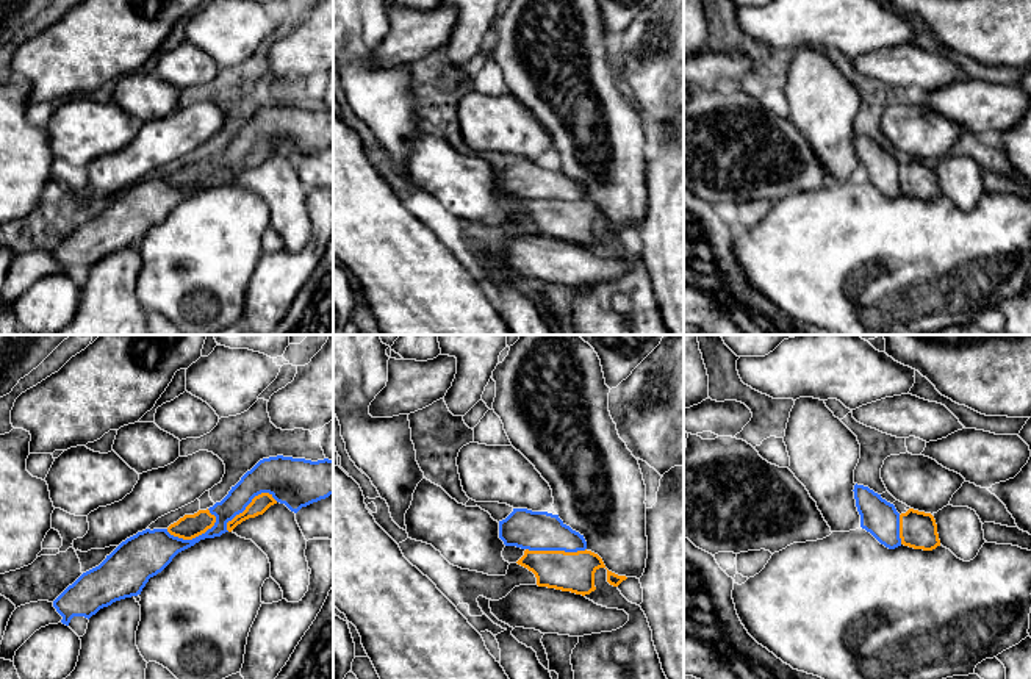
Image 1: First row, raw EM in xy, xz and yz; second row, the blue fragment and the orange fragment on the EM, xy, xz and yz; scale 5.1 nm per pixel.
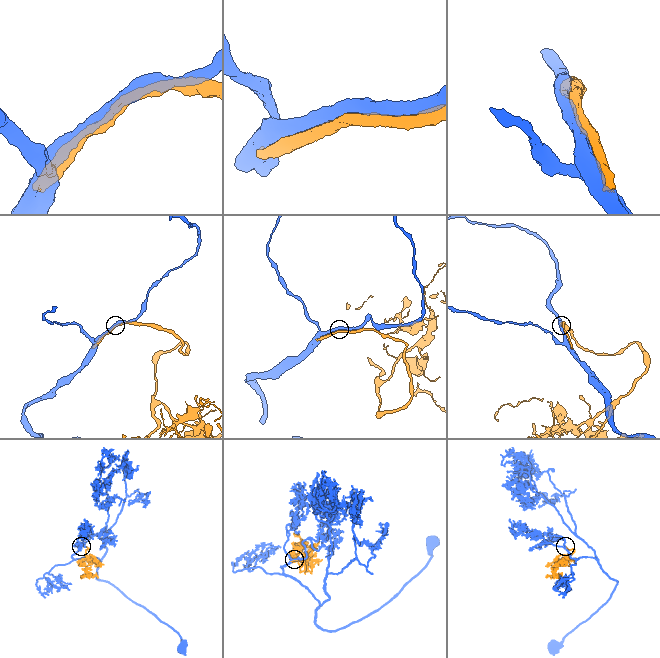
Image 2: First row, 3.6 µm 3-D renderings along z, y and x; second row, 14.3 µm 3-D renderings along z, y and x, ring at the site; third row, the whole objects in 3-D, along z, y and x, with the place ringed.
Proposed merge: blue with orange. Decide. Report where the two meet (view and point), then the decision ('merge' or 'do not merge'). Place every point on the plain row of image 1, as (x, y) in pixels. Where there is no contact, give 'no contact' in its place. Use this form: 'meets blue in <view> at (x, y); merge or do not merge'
meets blue in xy at (193, 188); merge

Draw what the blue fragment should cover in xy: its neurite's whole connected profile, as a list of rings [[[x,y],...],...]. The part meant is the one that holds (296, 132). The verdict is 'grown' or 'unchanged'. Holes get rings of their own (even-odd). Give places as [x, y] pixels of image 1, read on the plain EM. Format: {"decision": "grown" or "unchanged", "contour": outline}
{"decision": "grown", "contour": [[[283,105],[263,108],[213,156],[185,164],[167,178],[145,178],[122,191],[99,216],[69,235],[53,250],[53,257],[66,275],[74,266],[89,269],[116,250],[141,244],[150,227],[200,189],[232,181],[277,152],[297,163],[330,144],[333,110],[311,111]]]}

